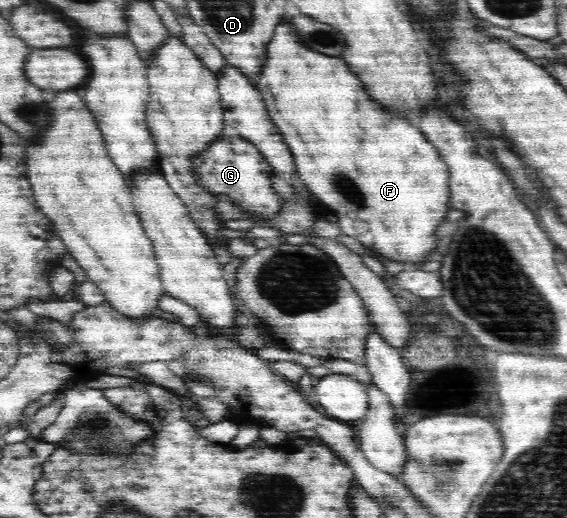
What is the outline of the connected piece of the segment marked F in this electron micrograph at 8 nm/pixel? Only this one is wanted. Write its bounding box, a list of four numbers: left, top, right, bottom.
[259,16,450,265]

